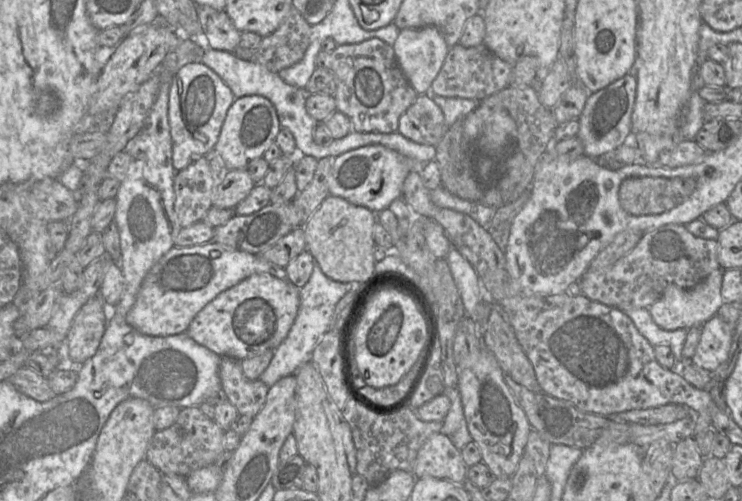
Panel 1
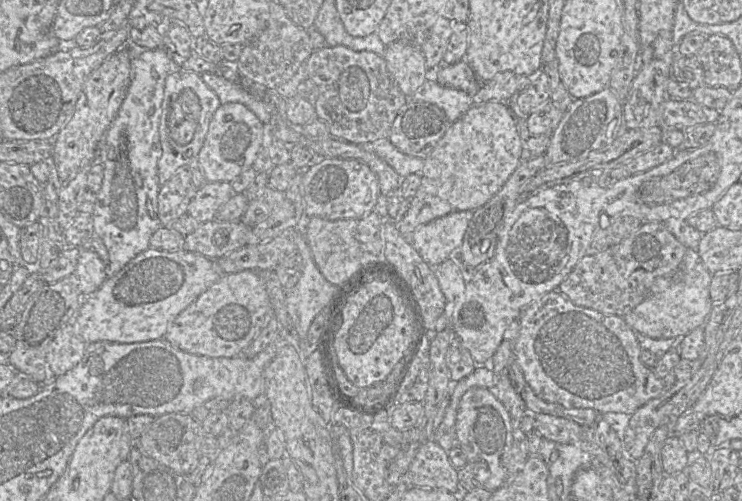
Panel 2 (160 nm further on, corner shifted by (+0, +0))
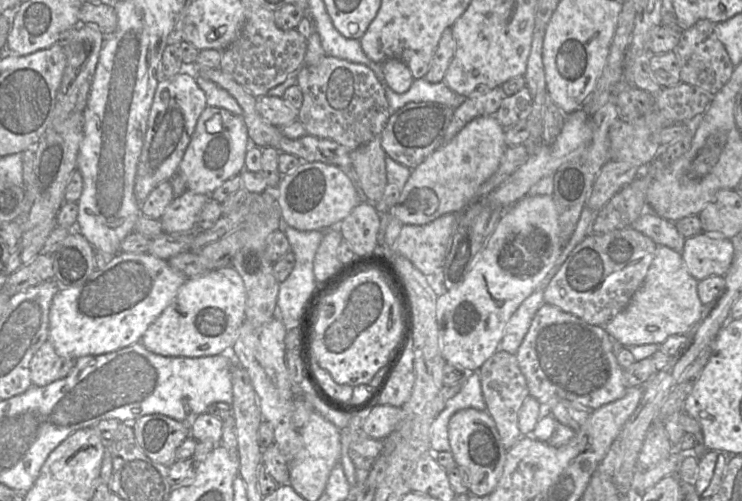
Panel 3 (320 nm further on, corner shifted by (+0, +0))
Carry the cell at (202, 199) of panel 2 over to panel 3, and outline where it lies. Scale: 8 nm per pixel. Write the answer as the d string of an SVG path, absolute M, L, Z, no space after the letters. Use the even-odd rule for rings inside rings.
M186 191L175 197L159 218L163 233L195 232L196 222L210 195Z

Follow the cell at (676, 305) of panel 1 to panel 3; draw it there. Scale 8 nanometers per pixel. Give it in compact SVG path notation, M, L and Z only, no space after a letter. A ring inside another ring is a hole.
M657 245L646 277L627 307L604 325L608 334L624 347L661 345L672 335L686 335L701 318L698 282L686 269L681 253Z

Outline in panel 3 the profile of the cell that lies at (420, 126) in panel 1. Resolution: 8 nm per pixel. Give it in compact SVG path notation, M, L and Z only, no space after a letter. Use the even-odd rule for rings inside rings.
M410 102L393 113L382 130L381 146L387 156L411 170L442 145L454 109L436 102Z

